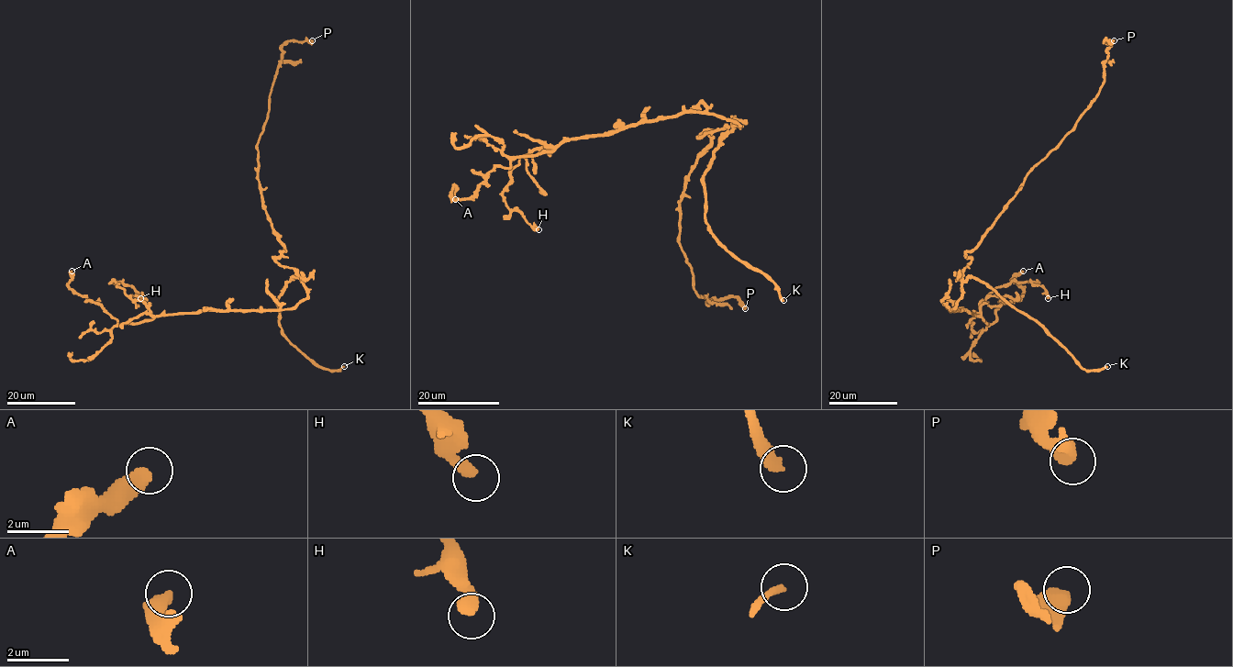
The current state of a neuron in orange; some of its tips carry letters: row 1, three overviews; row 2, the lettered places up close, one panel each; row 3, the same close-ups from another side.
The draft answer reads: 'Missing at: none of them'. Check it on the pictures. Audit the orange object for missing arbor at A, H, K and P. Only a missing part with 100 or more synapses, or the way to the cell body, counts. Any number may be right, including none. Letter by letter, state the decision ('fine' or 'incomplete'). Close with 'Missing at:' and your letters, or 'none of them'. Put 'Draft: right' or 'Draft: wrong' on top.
Draft: wrong
A: fine
H: fine
K: incomplete
P: fine
Missing at: K

